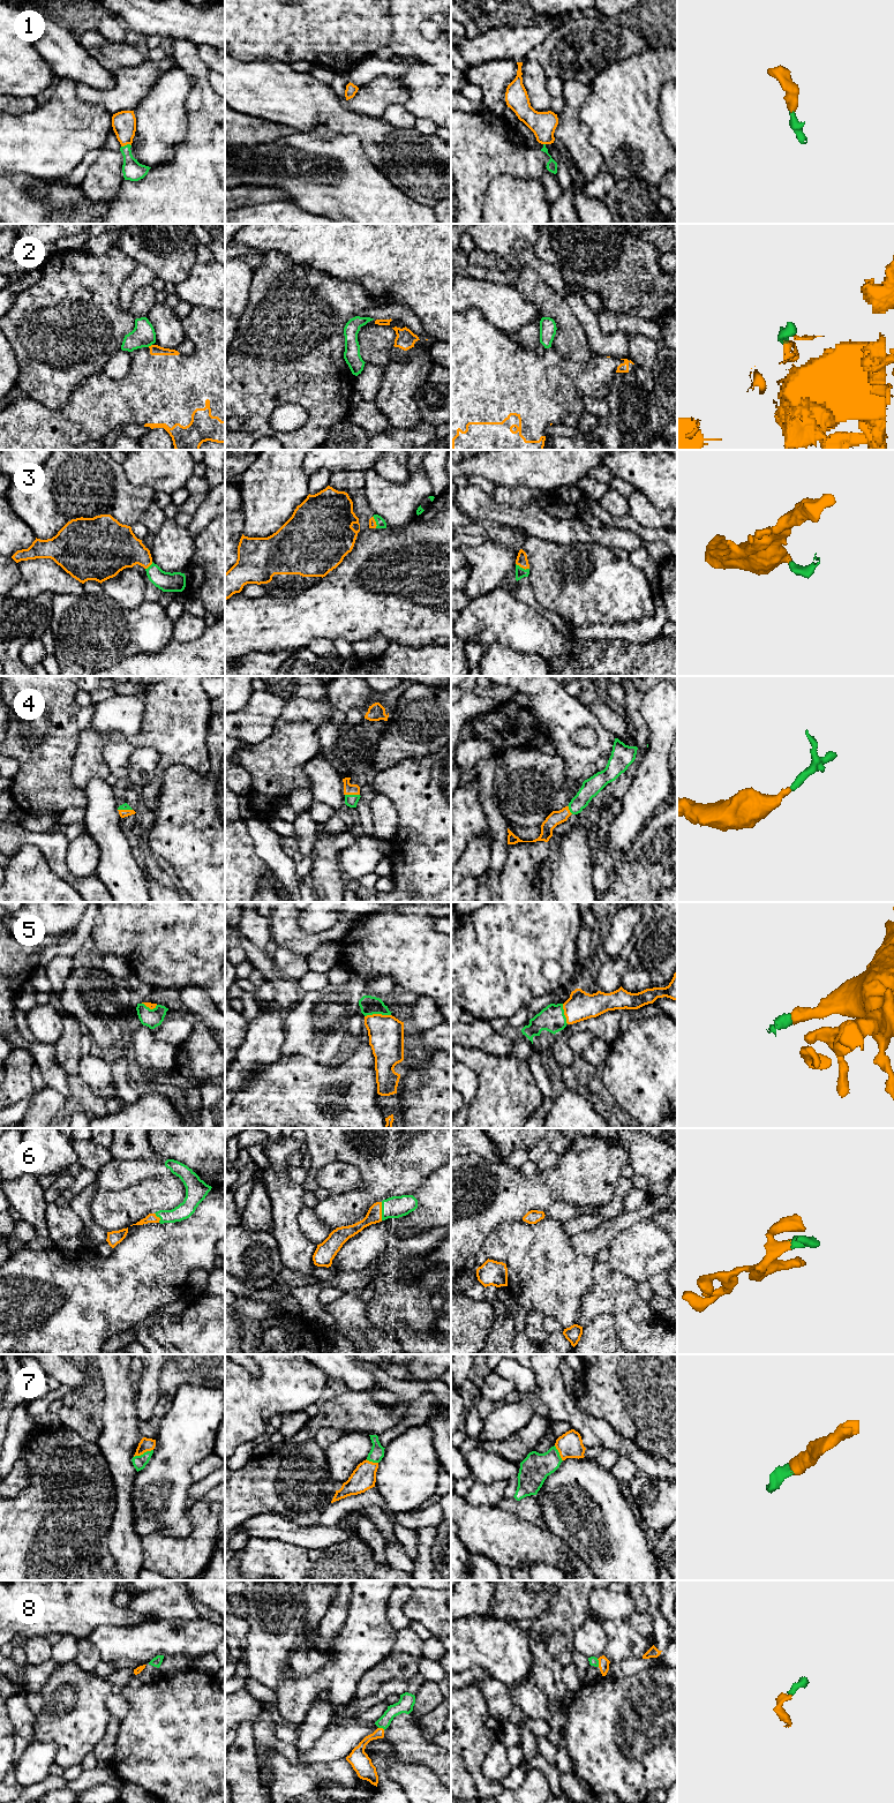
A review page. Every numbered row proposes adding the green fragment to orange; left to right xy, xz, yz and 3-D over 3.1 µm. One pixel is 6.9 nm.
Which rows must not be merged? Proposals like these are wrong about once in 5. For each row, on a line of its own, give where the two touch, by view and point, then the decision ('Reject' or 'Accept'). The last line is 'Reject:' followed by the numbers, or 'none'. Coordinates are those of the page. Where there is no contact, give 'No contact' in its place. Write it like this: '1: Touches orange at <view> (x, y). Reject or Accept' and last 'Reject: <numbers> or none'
1: Touches orange at xy (126, 144). Accept
2: Touches orange at xy (149, 346). Reject
3: Touches orange at yz (523, 568). Accept
4: Touches orange at xz (352, 794). Accept
5: Touches orange at xz (377, 1014). Accept
6: Touches orange at xz (381, 1211). Accept
7: Touches orange at xy (143, 1452). Accept
8: Touches orange at yz (599, 1662). Accept
Reject: 2

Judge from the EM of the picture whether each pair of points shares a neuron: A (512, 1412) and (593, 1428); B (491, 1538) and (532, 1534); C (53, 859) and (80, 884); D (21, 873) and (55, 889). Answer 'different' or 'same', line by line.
A: different
B: same
C: same
D: same

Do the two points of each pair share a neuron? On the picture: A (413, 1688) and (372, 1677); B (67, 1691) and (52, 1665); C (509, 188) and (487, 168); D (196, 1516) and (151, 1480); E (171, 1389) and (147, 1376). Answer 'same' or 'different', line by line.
A: different
B: different
C: different
D: different
E: different

